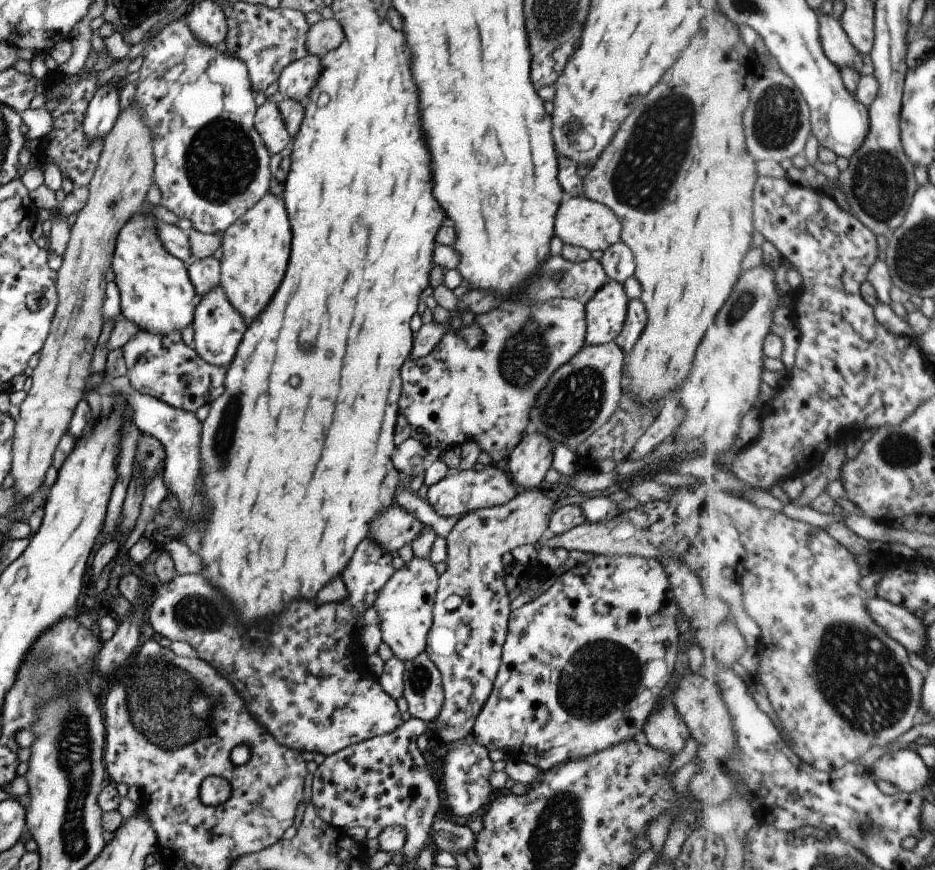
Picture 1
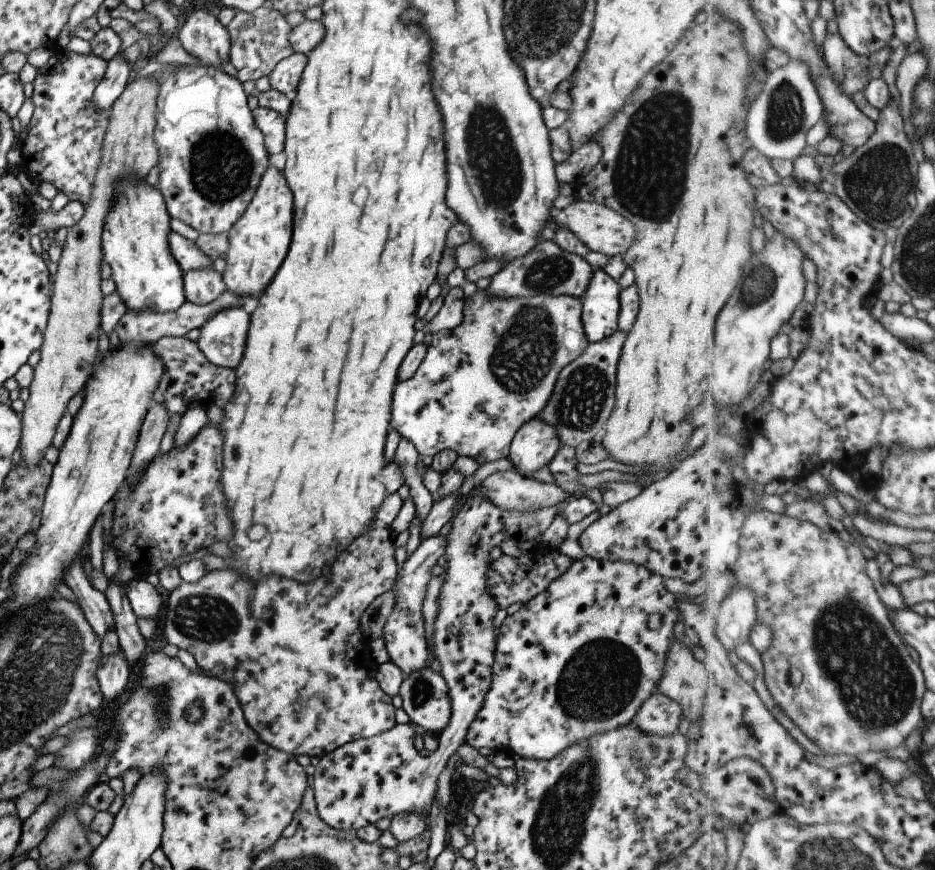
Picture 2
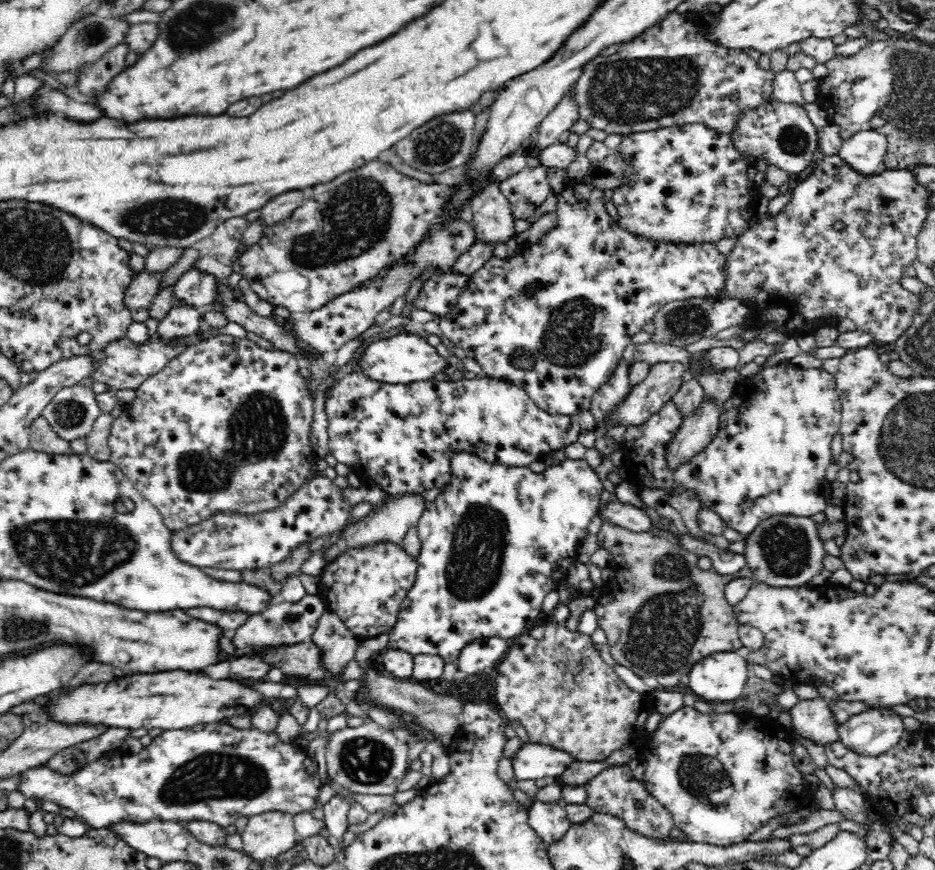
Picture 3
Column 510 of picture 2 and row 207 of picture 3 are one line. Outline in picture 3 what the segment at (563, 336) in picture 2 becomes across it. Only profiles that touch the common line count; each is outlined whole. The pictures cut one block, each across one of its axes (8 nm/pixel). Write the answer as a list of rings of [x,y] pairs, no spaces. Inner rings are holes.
[[[384,158],[384,162],[372,160],[366,166],[358,168],[358,170],[350,170],[346,174],[340,174],[338,178],[334,178],[334,182],[326,182],[320,186],[312,186],[304,190],[304,204],[300,208],[293,210],[293,213],[282,222],[273,224],[263,228],[263,234],[250,249],[244,251],[235,262],[231,263],[232,270],[242,275],[242,278],[248,280],[252,290],[258,294],[259,298],[268,302],[273,307],[283,306],[290,313],[302,312],[302,310],[316,310],[318,307],[324,306],[334,297],[347,293],[358,288],[360,285],[369,282],[371,279],[379,276],[387,267],[394,262],[400,261],[406,252],[413,250],[426,238],[433,230],[438,230],[438,224],[442,222],[442,204],[446,202],[446,198],[450,196],[452,186],[442,183],[427,184],[417,179],[403,175],[389,164]]]

